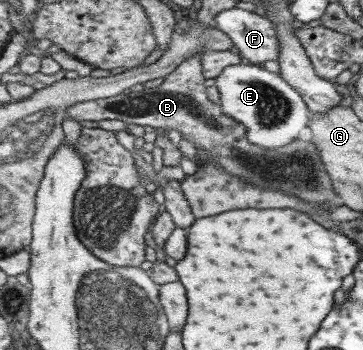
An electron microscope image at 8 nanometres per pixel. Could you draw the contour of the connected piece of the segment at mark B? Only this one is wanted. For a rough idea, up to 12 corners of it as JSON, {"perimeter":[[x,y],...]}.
{"perimeter":[[197,53],[157,88],[74,104],[74,121],[181,132],[255,188],[343,206],[310,140],[250,144]]}

